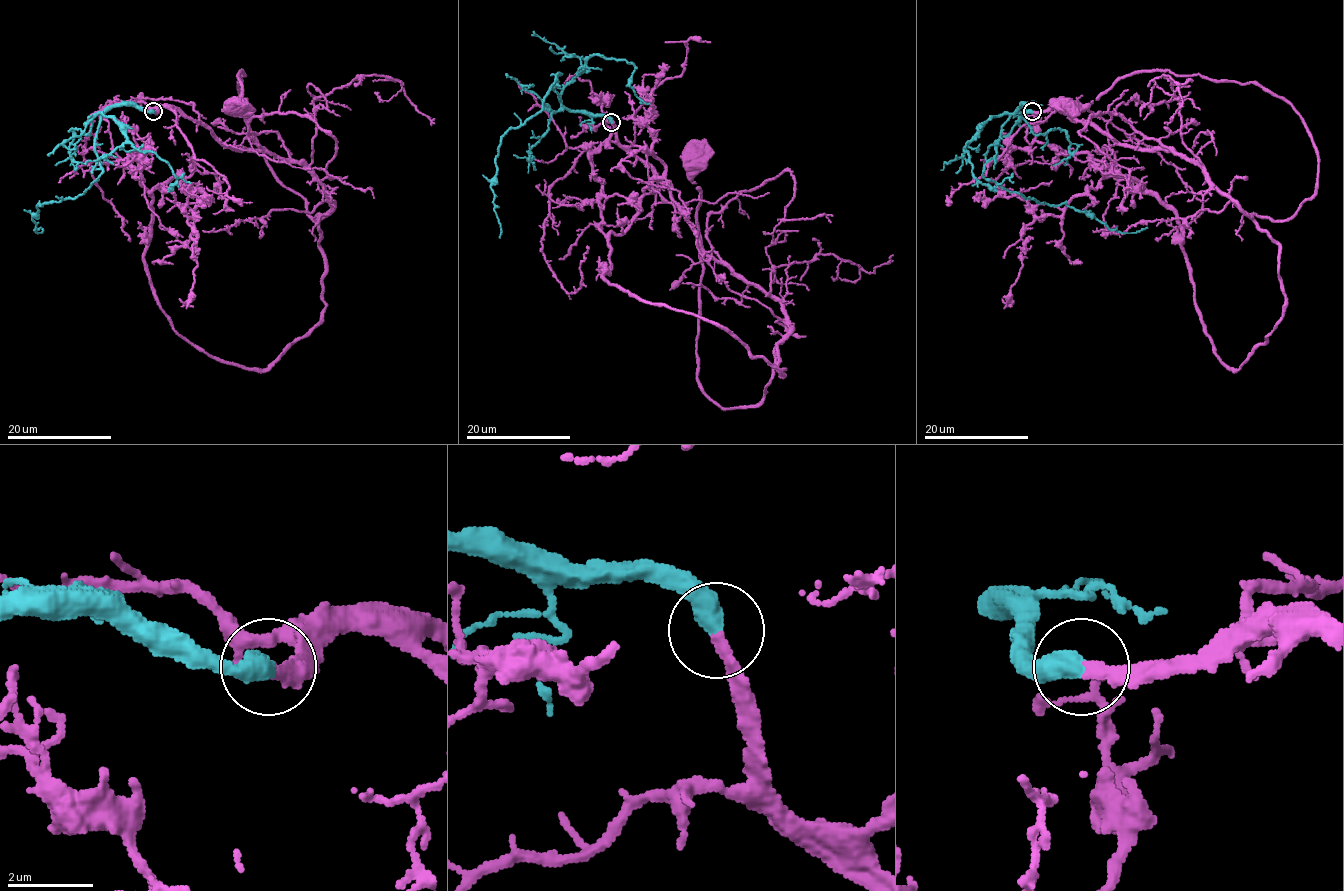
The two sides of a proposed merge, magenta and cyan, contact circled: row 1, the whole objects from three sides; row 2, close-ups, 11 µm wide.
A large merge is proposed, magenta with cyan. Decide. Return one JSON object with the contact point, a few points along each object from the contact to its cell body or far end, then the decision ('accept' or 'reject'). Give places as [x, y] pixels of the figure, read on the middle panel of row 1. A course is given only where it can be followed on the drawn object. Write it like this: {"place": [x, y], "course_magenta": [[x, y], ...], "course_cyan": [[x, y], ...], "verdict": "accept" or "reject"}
{"place": [611, 122], "course_magenta": [[612, 122], [699, 245], [781, 304], [789, 331], [773, 378], [743, 408], [721, 408], [698, 378], [696, 158]], "course_cyan": [[612, 122], [569, 111], [553, 87], [559, 72], [543, 107], [501, 137], [491, 188], [499, 237]], "verdict": "accept"}

